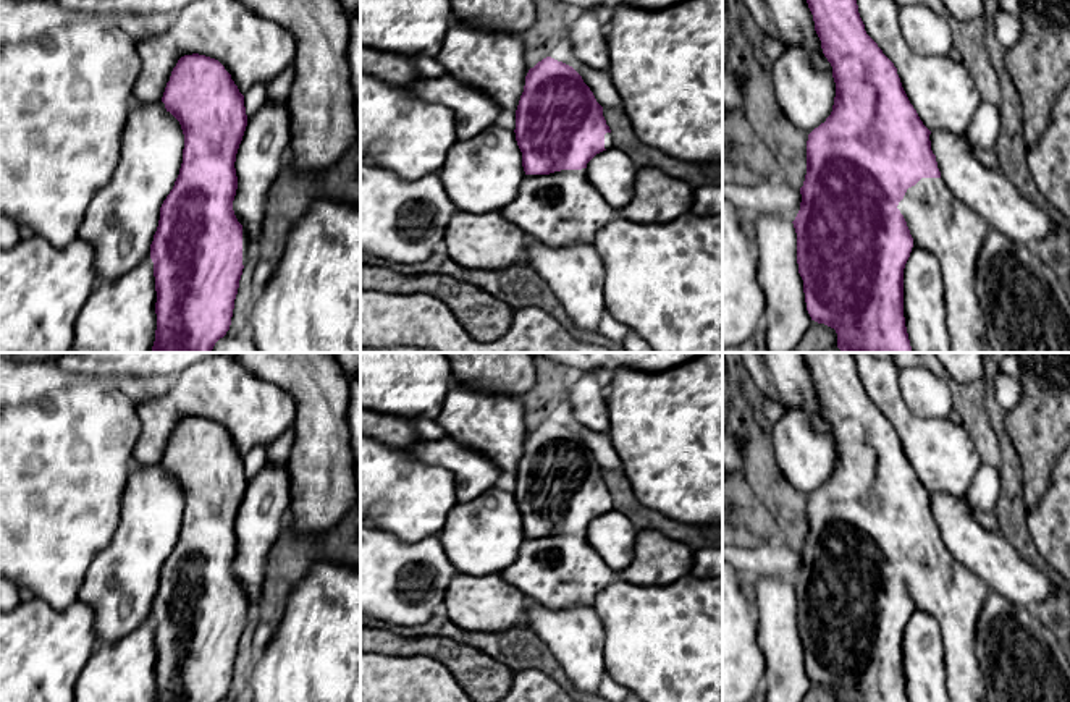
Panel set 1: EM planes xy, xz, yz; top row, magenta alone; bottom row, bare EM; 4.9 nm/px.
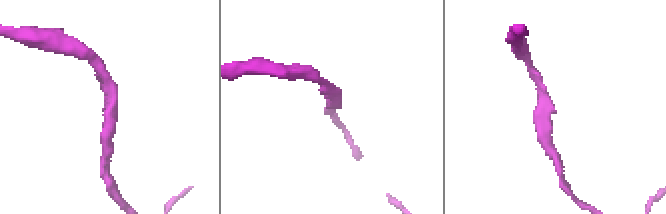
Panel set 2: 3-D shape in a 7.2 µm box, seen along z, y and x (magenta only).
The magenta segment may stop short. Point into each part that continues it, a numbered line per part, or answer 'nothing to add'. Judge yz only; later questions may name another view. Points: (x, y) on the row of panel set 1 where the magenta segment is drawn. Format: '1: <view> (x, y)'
1: yz (939, 224)

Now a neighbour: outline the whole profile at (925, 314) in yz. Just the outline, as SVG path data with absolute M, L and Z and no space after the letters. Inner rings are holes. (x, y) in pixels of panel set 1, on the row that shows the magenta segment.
M915 244L904 269L904 317L913 353L954 353L942 272L937 259Z

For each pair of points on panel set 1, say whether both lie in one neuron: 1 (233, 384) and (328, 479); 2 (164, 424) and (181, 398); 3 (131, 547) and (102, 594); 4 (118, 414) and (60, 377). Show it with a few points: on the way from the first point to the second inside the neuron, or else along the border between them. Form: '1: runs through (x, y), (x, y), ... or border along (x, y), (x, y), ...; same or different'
1: border along (283, 389), (294, 403), (294, 426); different
2: runs through (164, 418), (175, 405); same
3: runs through (131, 558), (130, 566), (113, 583); same
4: border along (112, 390), (99, 384), (70, 385), (39, 401); different

